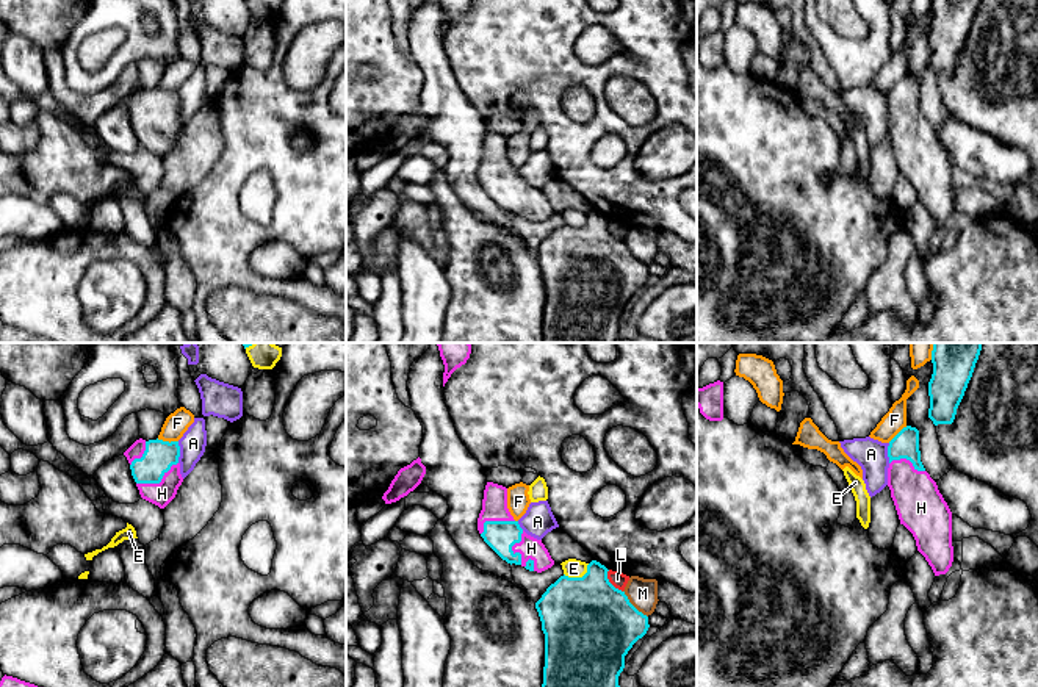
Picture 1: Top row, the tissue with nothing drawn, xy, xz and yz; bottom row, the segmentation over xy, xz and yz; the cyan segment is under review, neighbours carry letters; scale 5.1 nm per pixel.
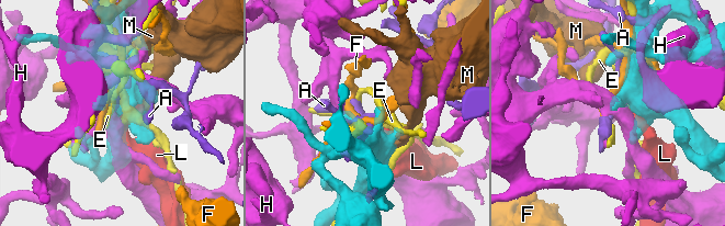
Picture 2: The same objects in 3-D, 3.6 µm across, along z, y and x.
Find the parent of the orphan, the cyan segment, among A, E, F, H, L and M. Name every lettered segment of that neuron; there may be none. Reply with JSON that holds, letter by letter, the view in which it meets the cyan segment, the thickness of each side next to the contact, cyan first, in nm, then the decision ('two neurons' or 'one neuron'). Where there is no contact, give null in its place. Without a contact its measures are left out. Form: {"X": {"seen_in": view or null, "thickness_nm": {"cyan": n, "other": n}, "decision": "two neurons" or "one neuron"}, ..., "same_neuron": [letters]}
{"A": {"seen_in": "xy", "thickness_nm": {"cyan": 160, "other": 130}, "decision": "two neurons"}, "E": {"seen_in": "xz", "thickness_nm": {"cyan": 480, "other": 100}, "decision": "two neurons"}, "F": {"seen_in": "xy", "thickness_nm": {"cyan": 160, "other": 120}, "decision": "two neurons"}, "H": {"seen_in": "xy", "thickness_nm": {"cyan": 160, "other": 120}, "decision": "one neuron"}, "L": {"seen_in": "xz", "thickness_nm": {"cyan": 480, "other": 80}, "decision": "two neurons"}, "M": {"seen_in": "xz", "thickness_nm": {"cyan": 480, "other": 160}, "decision": "two neurons"}, "same_neuron": ["H"]}

